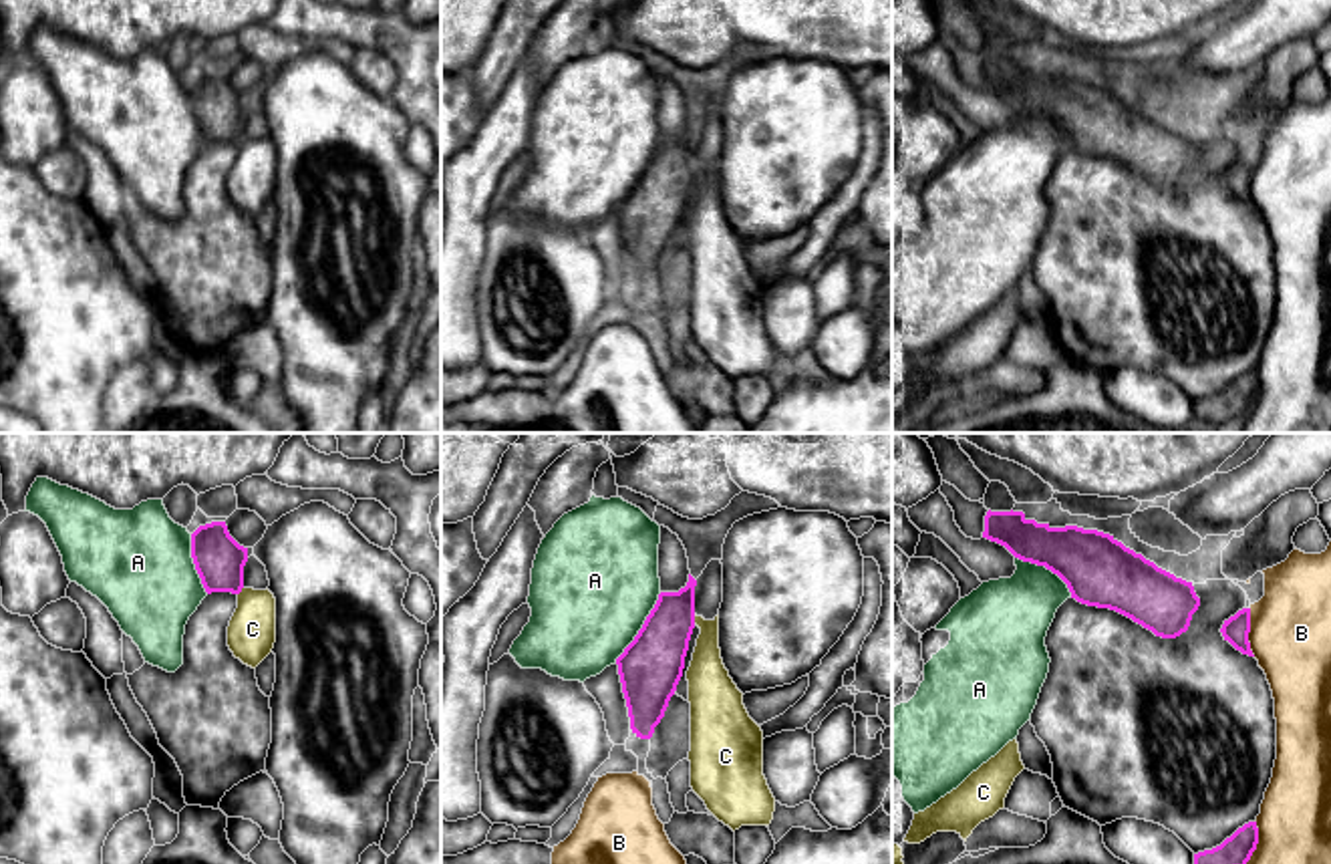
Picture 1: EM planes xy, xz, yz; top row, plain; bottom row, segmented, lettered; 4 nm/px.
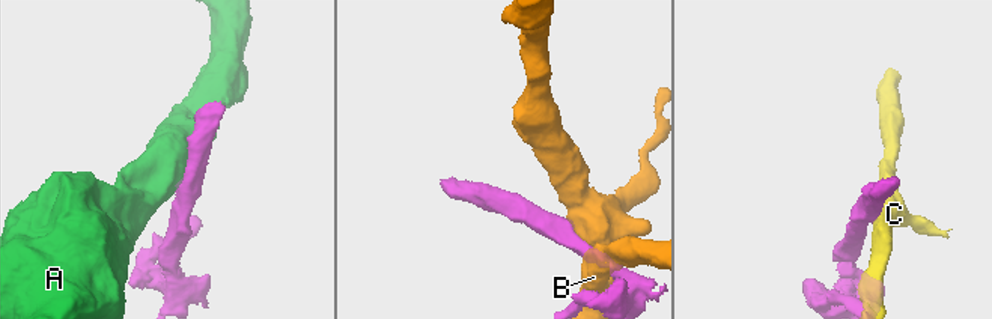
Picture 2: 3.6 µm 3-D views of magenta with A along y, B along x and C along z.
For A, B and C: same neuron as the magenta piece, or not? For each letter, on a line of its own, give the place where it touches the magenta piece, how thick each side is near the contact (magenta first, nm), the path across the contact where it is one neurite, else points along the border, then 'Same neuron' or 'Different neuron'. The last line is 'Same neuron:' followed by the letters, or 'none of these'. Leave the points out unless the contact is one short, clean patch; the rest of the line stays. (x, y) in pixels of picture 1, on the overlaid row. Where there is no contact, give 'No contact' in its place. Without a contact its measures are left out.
A: Touches magenta at xz (643, 627). Thickness 260 nm (magenta) against 480 nm. Different neuron
B: Touches magenta at yz (1249, 631). Thickness 100 nm (magenta) against 320 nm. Different neuron
C: Touches magenta at xz (693, 619). Thickness 240 nm (magenta) against 160 nm. Boundary: xz (693, 615), (695, 623). Different neuron
Same neuron: none of these

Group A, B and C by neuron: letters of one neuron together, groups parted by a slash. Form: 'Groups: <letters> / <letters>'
Groups: A / B / C

